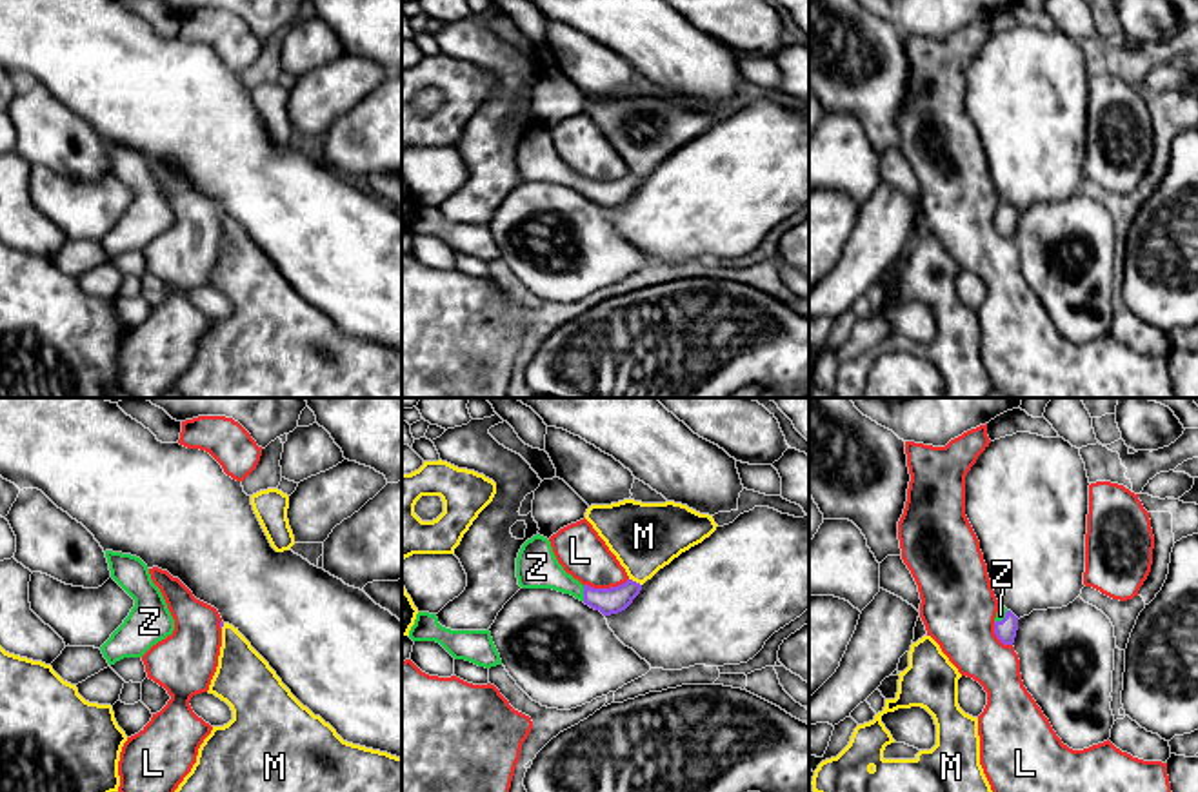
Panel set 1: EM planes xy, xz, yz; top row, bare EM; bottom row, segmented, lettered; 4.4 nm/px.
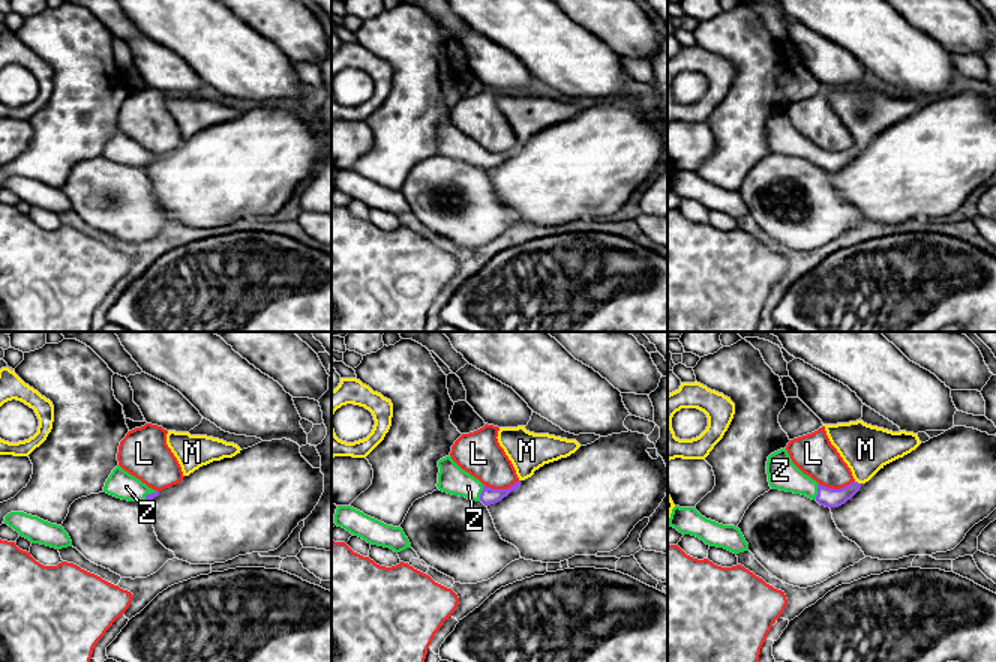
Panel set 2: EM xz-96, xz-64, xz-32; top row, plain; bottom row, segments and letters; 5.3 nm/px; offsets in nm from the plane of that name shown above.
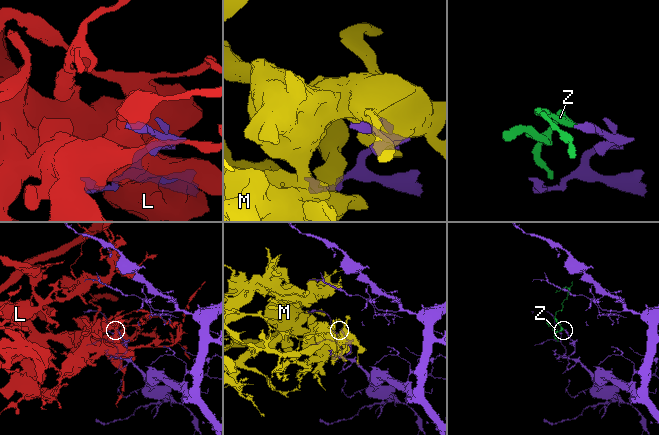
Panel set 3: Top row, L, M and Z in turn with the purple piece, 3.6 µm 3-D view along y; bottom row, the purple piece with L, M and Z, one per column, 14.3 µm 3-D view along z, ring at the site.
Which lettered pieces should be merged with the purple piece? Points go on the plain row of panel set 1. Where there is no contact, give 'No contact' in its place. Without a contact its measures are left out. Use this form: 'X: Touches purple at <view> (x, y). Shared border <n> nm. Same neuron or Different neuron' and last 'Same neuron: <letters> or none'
L: Touches purple at xz (606, 182). Shared border 200 nm. Different neuron
M: Touches purple at xz (635, 175). Shared border 70 nm. Different neuron
Z: Touches purple at xz (584, 186). Shared border 70 nm. Same neuron
Same neuron: Z

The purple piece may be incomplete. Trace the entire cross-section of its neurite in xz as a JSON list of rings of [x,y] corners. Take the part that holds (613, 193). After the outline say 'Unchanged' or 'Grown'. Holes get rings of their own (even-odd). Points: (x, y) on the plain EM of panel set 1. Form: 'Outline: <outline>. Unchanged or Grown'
Outline: [[[540,127],[522,138],[516,151],[516,171],[522,182],[553,182],[571,187],[604,209],[625,203],[642,183],[642,178],[633,173],[611,182],[582,178],[564,163],[551,134]]]. Grown

